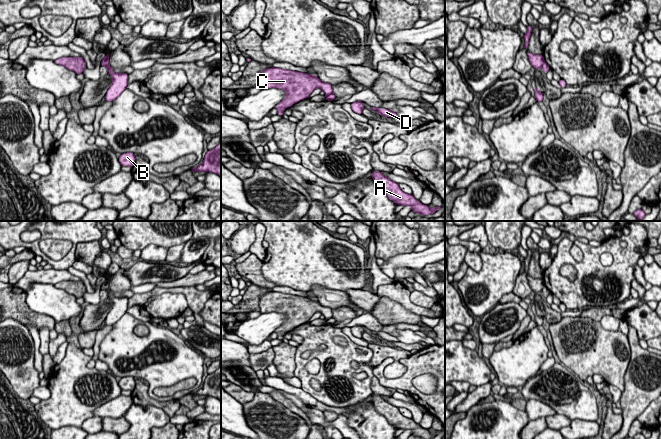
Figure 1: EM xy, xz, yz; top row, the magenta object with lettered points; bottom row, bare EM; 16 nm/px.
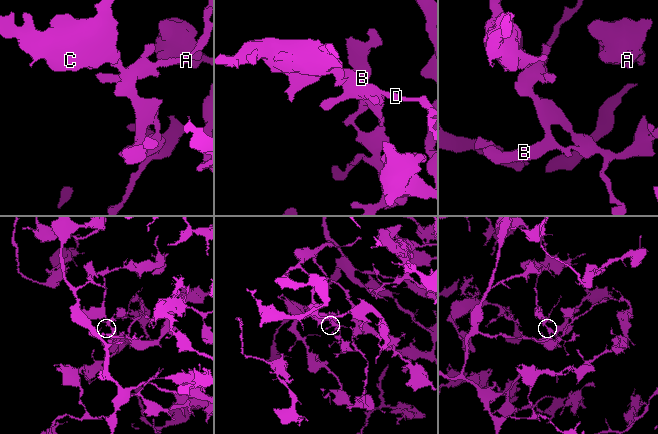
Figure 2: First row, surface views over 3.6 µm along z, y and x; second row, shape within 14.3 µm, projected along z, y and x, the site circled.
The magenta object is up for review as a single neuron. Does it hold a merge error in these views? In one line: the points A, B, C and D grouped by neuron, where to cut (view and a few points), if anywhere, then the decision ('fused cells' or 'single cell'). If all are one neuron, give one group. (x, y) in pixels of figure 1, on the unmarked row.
groups A C / B D; cut xy (108, 287), (104, 290); fused cells

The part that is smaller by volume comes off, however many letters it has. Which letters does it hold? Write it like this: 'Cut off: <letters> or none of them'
Cut off: B, D

